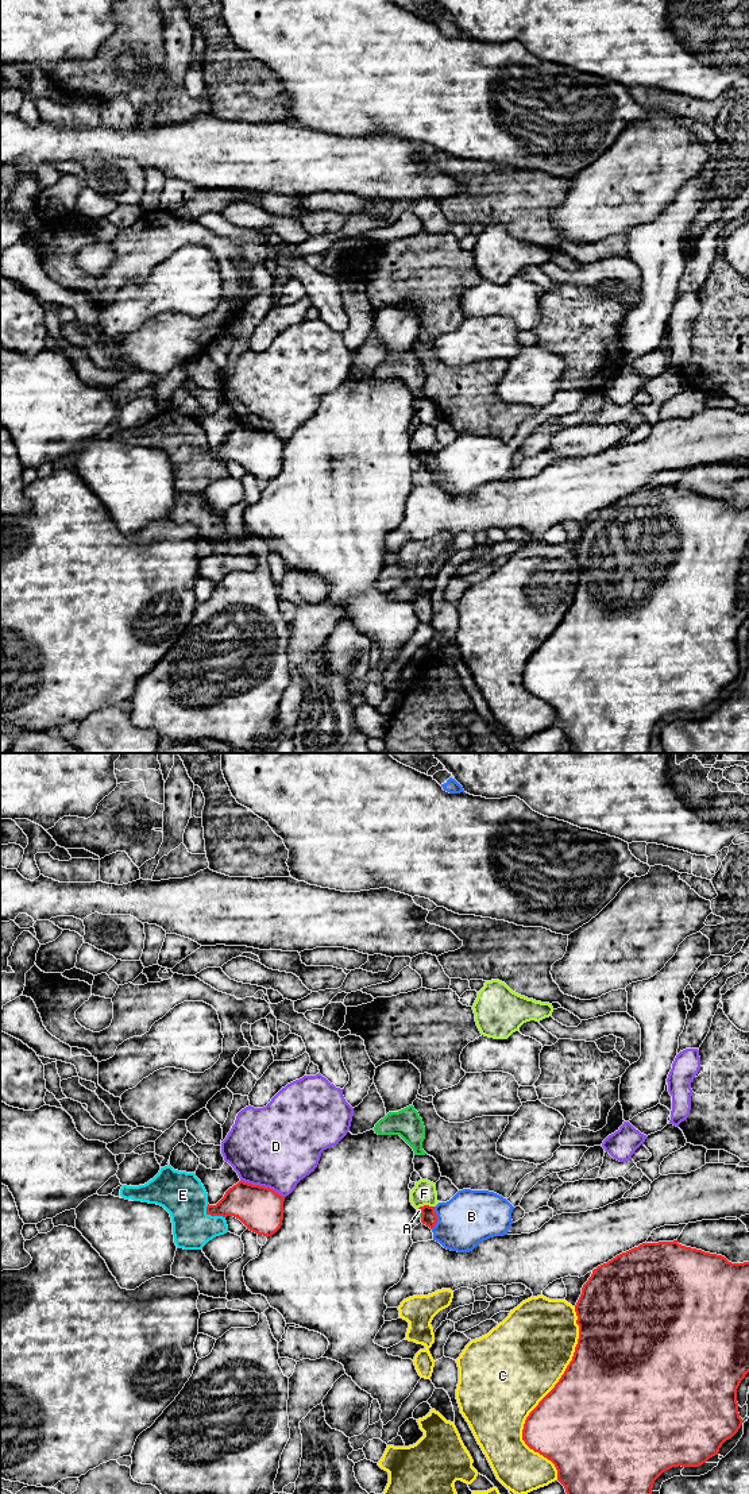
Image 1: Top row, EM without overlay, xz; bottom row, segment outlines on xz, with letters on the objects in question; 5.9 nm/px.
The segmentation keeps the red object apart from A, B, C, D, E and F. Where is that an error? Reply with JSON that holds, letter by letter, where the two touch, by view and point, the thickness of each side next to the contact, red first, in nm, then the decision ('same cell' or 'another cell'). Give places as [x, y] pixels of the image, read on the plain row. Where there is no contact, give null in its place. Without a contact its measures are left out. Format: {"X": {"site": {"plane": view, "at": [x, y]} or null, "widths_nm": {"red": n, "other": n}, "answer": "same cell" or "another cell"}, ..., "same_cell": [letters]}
{"A": {"site": {"plane": "xz", "at": [421, 456]}, "widths_nm": {"red": 100, "other": 20}, "answer": "another cell"}, "B": {"site": {"plane": "xz", "at": [436, 462]}, "widths_nm": {"red": 100, "other": 320}, "answer": "another cell"}, "C": {"site": {"plane": "xz", "at": [544, 641]}, "widths_nm": {"red": 500, "other": 500}, "answer": "another cell"}, "D": {"site": {"plane": "xz", "at": [262, 431]}, "widths_nm": {"red": 280, "other": 480}, "answer": "another cell"}, "E": {"site": {"plane": "xz", "at": [212, 459]}, "widths_nm": {"red": 240, "other": 260}, "answer": "another cell"}, "F": {"site": {"plane": "xz", "at": [425, 450]}, "widths_nm": {"red": 100, "other": 140}, "answer": "another cell"}, "same_cell": []}

